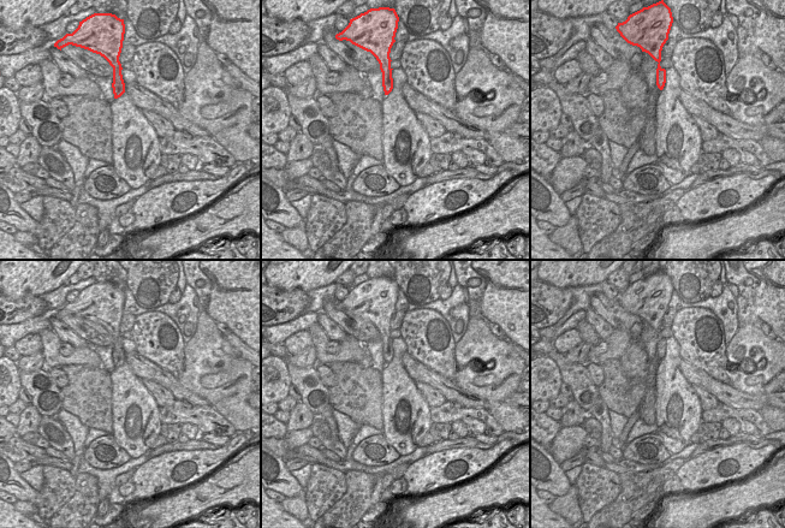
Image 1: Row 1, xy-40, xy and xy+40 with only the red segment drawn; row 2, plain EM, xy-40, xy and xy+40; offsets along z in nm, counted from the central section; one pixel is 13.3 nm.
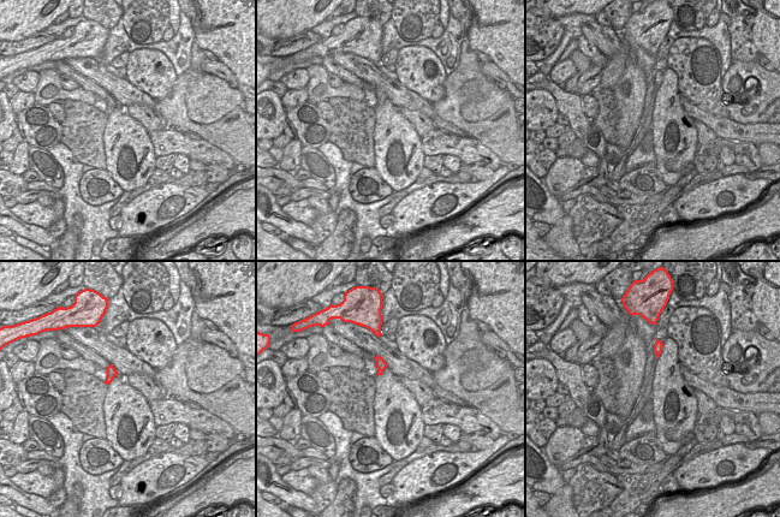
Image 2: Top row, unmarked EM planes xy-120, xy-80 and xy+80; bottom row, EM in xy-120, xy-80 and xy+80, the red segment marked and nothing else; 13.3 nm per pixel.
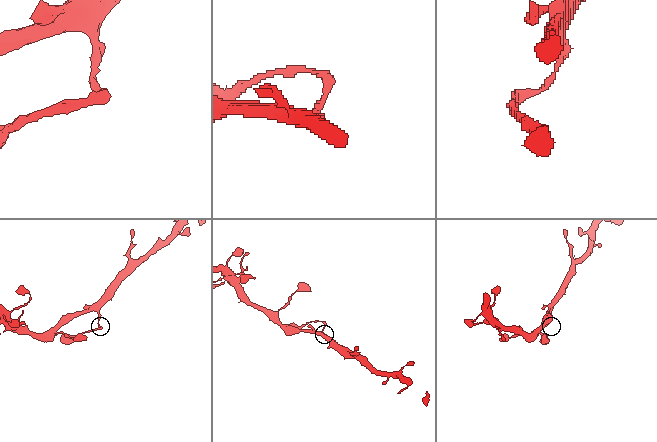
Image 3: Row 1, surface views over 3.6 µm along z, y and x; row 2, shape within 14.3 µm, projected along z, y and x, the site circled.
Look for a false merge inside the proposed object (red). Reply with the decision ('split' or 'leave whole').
split

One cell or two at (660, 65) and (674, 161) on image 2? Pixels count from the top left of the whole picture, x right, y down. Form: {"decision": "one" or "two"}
{"decision": "two"}

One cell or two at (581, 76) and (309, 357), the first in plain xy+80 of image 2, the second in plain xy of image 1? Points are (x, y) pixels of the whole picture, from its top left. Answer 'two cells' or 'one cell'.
one cell

